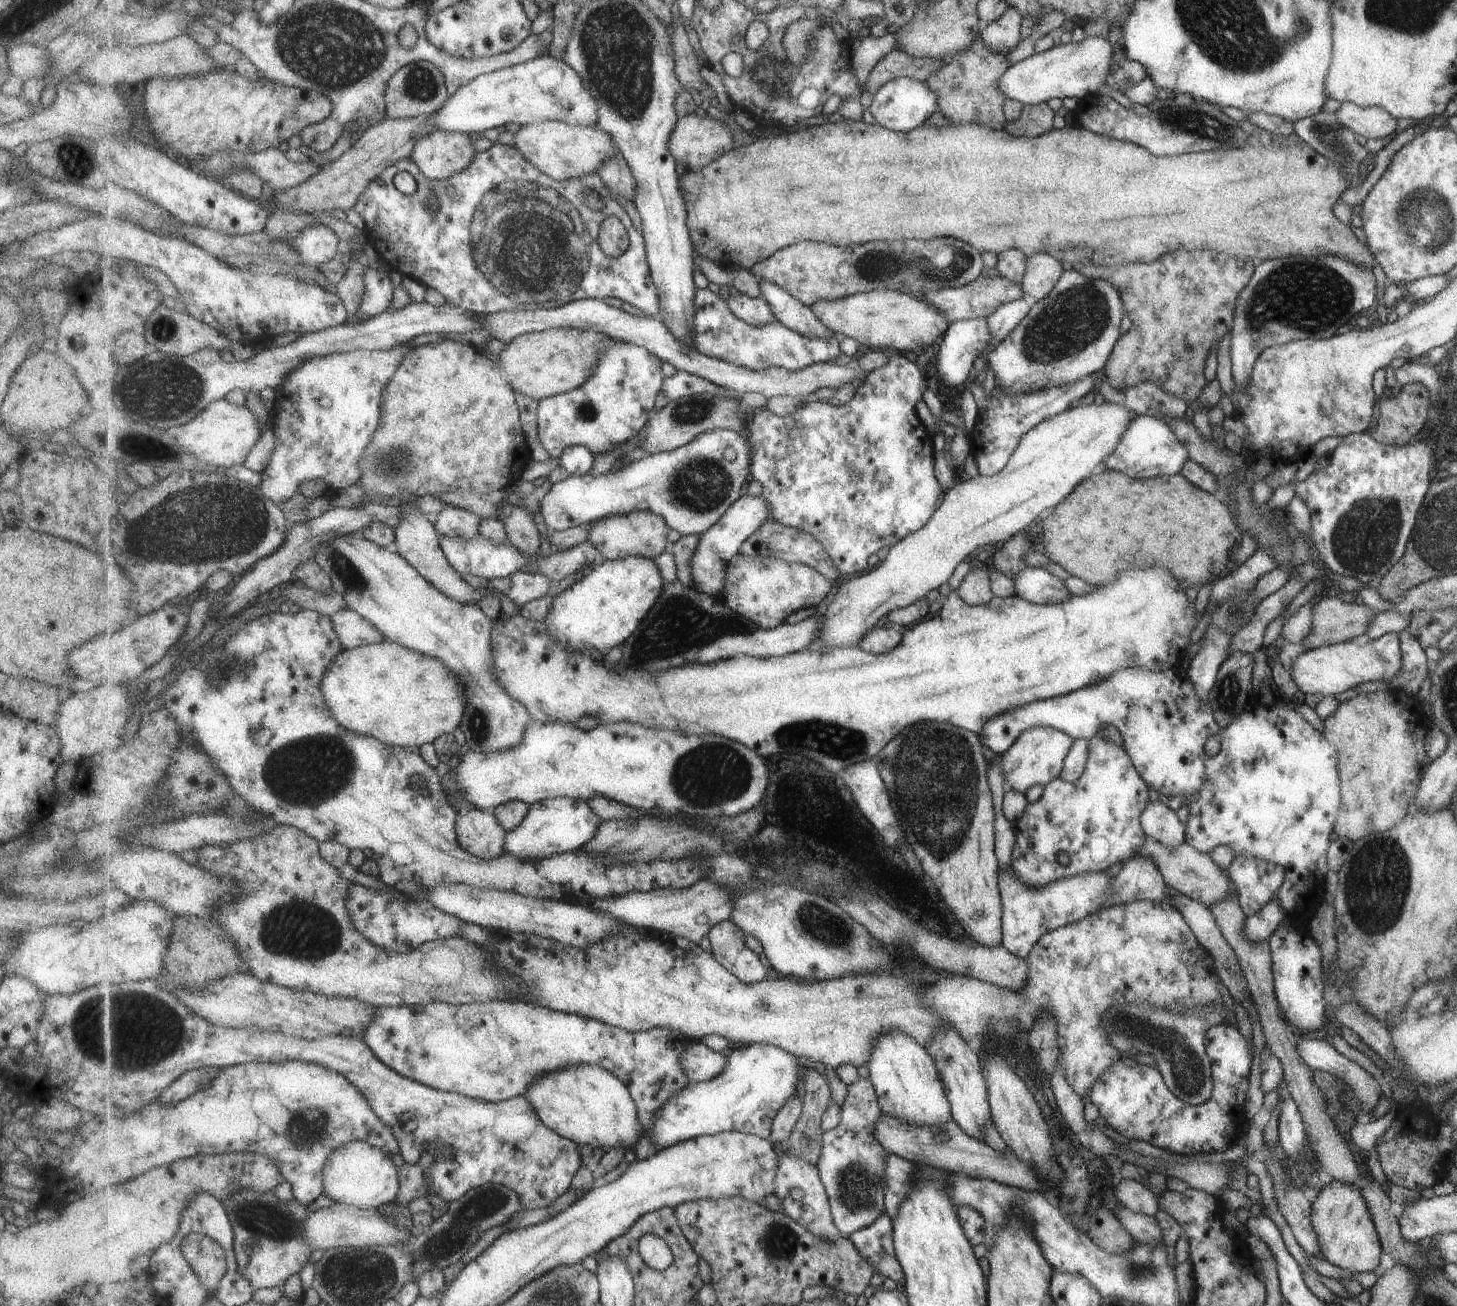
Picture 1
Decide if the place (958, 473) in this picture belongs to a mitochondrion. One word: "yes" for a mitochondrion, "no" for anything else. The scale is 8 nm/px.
no

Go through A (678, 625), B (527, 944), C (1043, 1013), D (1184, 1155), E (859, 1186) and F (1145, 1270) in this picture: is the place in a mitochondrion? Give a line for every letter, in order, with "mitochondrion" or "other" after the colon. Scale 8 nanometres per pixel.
A: mitochondrion
B: other
C: other
D: other
E: mitochondrion
F: mitochondrion

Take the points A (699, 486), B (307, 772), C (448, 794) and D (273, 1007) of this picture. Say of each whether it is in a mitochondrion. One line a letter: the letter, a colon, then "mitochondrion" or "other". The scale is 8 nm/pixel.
A: mitochondrion
B: mitochondrion
C: other
D: other

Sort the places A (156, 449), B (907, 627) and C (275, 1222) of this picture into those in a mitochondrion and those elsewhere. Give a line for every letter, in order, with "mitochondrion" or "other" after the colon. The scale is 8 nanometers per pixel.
A: mitochondrion
B: other
C: mitochondrion

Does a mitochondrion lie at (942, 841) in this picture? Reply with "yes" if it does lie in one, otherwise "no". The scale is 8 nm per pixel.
yes

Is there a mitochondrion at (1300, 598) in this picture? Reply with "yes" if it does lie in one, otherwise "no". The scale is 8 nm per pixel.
no

